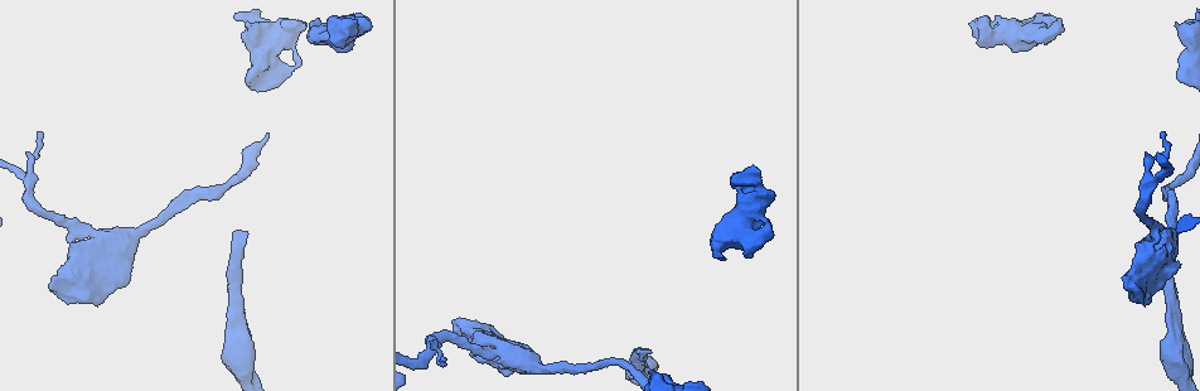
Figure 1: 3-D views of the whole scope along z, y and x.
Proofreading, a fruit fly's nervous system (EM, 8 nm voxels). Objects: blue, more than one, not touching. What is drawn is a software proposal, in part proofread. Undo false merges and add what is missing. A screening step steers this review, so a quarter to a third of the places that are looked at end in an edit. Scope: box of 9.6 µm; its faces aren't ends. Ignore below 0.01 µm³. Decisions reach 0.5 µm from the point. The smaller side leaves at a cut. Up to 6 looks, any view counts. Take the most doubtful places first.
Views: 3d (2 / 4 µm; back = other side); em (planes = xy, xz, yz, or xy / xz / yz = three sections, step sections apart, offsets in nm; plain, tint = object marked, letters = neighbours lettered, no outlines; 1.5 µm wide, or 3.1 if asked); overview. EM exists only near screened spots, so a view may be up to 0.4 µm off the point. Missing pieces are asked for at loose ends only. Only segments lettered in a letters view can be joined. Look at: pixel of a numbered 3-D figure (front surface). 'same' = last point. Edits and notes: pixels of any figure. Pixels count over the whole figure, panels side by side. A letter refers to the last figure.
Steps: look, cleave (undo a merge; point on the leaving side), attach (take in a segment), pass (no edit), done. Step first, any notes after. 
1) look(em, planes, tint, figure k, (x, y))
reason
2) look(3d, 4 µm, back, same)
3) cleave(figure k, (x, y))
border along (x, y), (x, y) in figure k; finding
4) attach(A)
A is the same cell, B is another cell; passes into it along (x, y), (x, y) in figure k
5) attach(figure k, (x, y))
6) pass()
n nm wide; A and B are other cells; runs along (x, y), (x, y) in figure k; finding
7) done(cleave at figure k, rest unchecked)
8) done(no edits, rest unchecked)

look(em, planes, letters, figure 1, (246, 232))
an open end

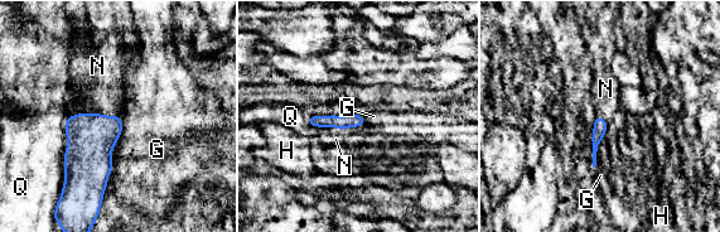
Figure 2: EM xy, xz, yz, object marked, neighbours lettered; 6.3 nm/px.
attach(N)
N is the same cell, G, H and Q are other cells; passes into it along (91, 138), (105, 115), (100, 77) in figure 2; it goes on there

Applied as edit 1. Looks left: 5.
look(3d, 4 µm, back, figure 1, (318, 18))
branch stops here

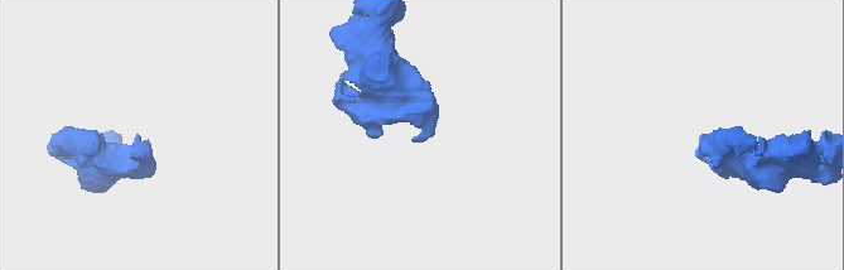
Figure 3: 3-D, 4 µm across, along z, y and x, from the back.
look(em, planes, plain, figure 3, (700, 135))

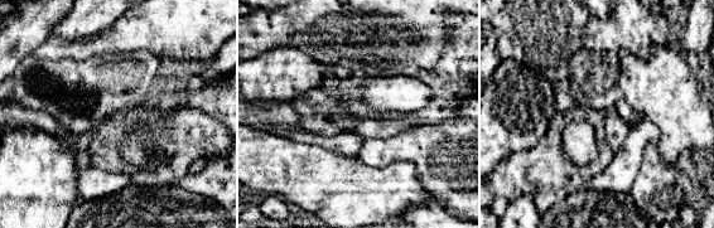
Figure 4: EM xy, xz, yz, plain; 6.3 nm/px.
look(em, planes, letters, same)
see the neighbours

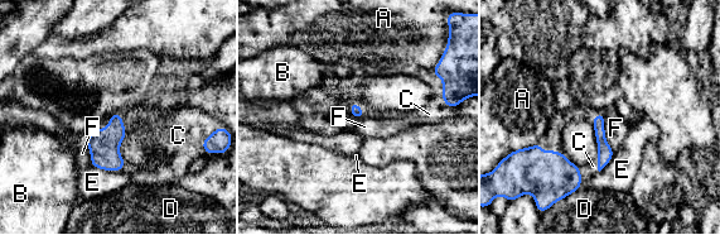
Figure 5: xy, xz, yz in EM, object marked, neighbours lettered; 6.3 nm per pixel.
attach(C)
F touches over 260 nm; C is the same cell, A, B, D, E and F are other cells; the neuron continues

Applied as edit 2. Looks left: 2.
look(em, yz, step 8, plain, figure 1, (443, 360))
tapers out

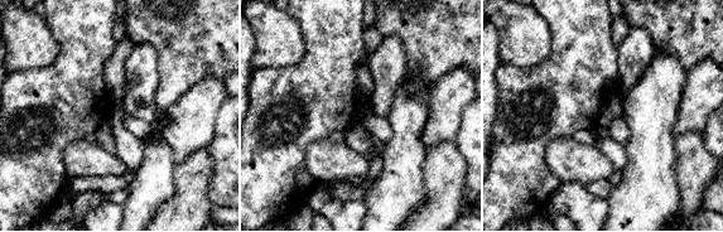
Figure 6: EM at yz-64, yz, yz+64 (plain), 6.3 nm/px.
look(em, yz, step 8, letters, same)
see the neighbours

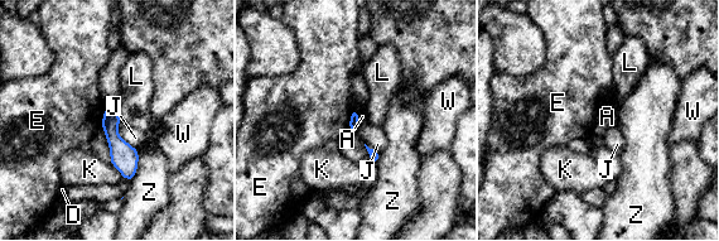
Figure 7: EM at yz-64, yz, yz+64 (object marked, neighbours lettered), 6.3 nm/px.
pass()
A, D, E, J, K, L, W and Z are other cells; none of them fits

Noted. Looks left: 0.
done(attach at figure 2, attach at figure 5, rest unchecked)

